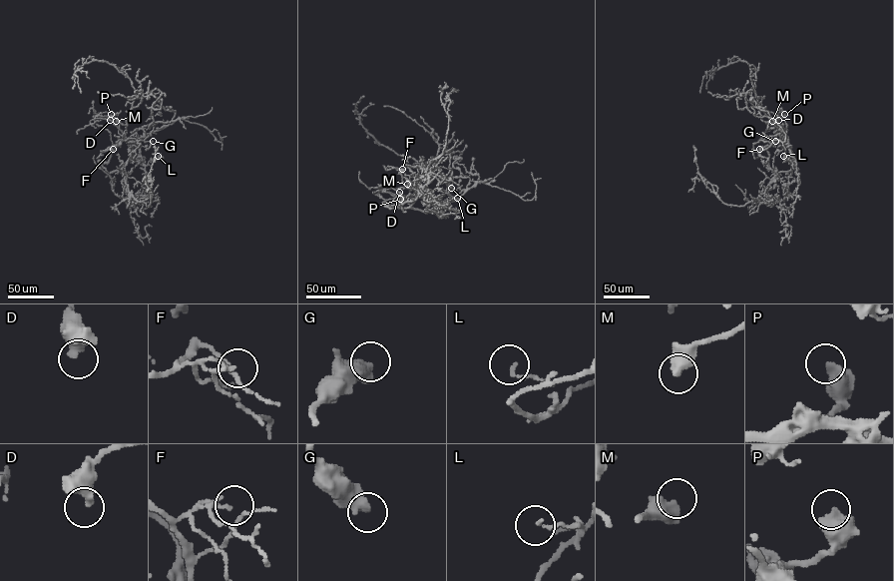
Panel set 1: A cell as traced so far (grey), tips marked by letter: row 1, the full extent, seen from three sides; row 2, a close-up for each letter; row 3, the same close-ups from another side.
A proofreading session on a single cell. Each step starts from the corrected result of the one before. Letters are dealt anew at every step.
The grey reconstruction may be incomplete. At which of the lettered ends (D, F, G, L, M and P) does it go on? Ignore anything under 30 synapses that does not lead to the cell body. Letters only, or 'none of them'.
none of them

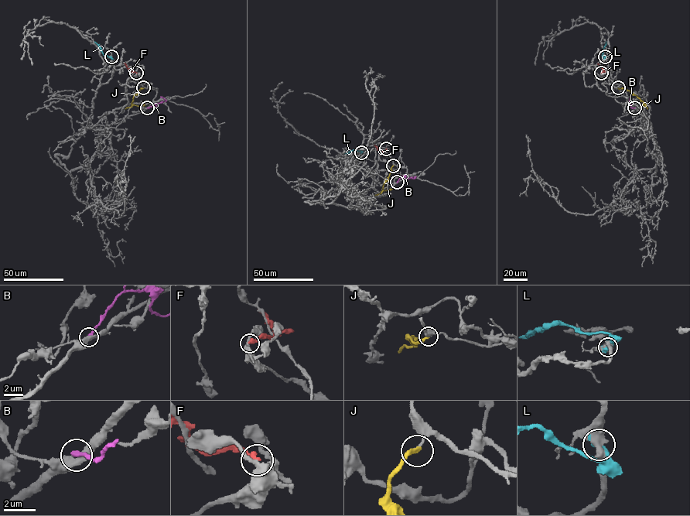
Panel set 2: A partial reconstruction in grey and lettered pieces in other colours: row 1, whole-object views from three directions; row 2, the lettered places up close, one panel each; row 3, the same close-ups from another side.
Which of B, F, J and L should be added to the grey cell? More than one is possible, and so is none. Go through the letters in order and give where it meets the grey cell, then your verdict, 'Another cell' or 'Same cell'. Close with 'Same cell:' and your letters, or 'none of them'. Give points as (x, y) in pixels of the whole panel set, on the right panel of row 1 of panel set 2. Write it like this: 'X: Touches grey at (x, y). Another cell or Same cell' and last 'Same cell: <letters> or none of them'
B: Touches grey at (634, 107). Another cell
F: Touches grey at (601, 73). Another cell
J: Touches grey at (618, 87). Another cell
L: Touches grey at (605, 56). Another cell
Same cell: none of them

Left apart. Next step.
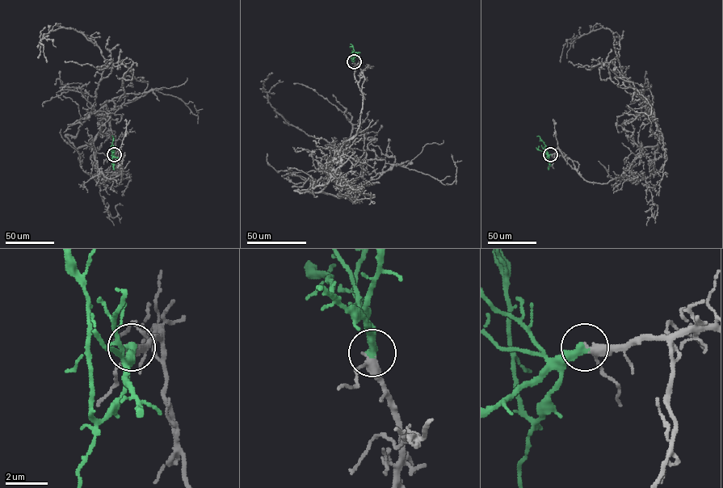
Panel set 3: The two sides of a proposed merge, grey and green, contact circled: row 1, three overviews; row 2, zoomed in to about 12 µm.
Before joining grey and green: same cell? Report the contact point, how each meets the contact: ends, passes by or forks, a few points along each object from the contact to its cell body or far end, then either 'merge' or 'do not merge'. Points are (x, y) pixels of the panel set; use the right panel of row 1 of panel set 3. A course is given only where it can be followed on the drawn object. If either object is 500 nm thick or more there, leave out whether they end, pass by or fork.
(550, 154) | grey passes by | green ends | grey via (550, 154), (606, 183), (662, 133), (624, 80), (608, 28), (565, 44), (560, 62) | green via (550, 154), (540, 137), (536, 136) | merge

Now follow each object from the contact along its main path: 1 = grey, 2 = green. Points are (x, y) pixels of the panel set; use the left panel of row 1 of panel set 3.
1: (114, 154), (119, 183), (88, 145), (102, 131), (94, 107), (100, 48), (59, 27), (39, 43), (47, 62)
2: (114, 154), (111, 150), (113, 136)

